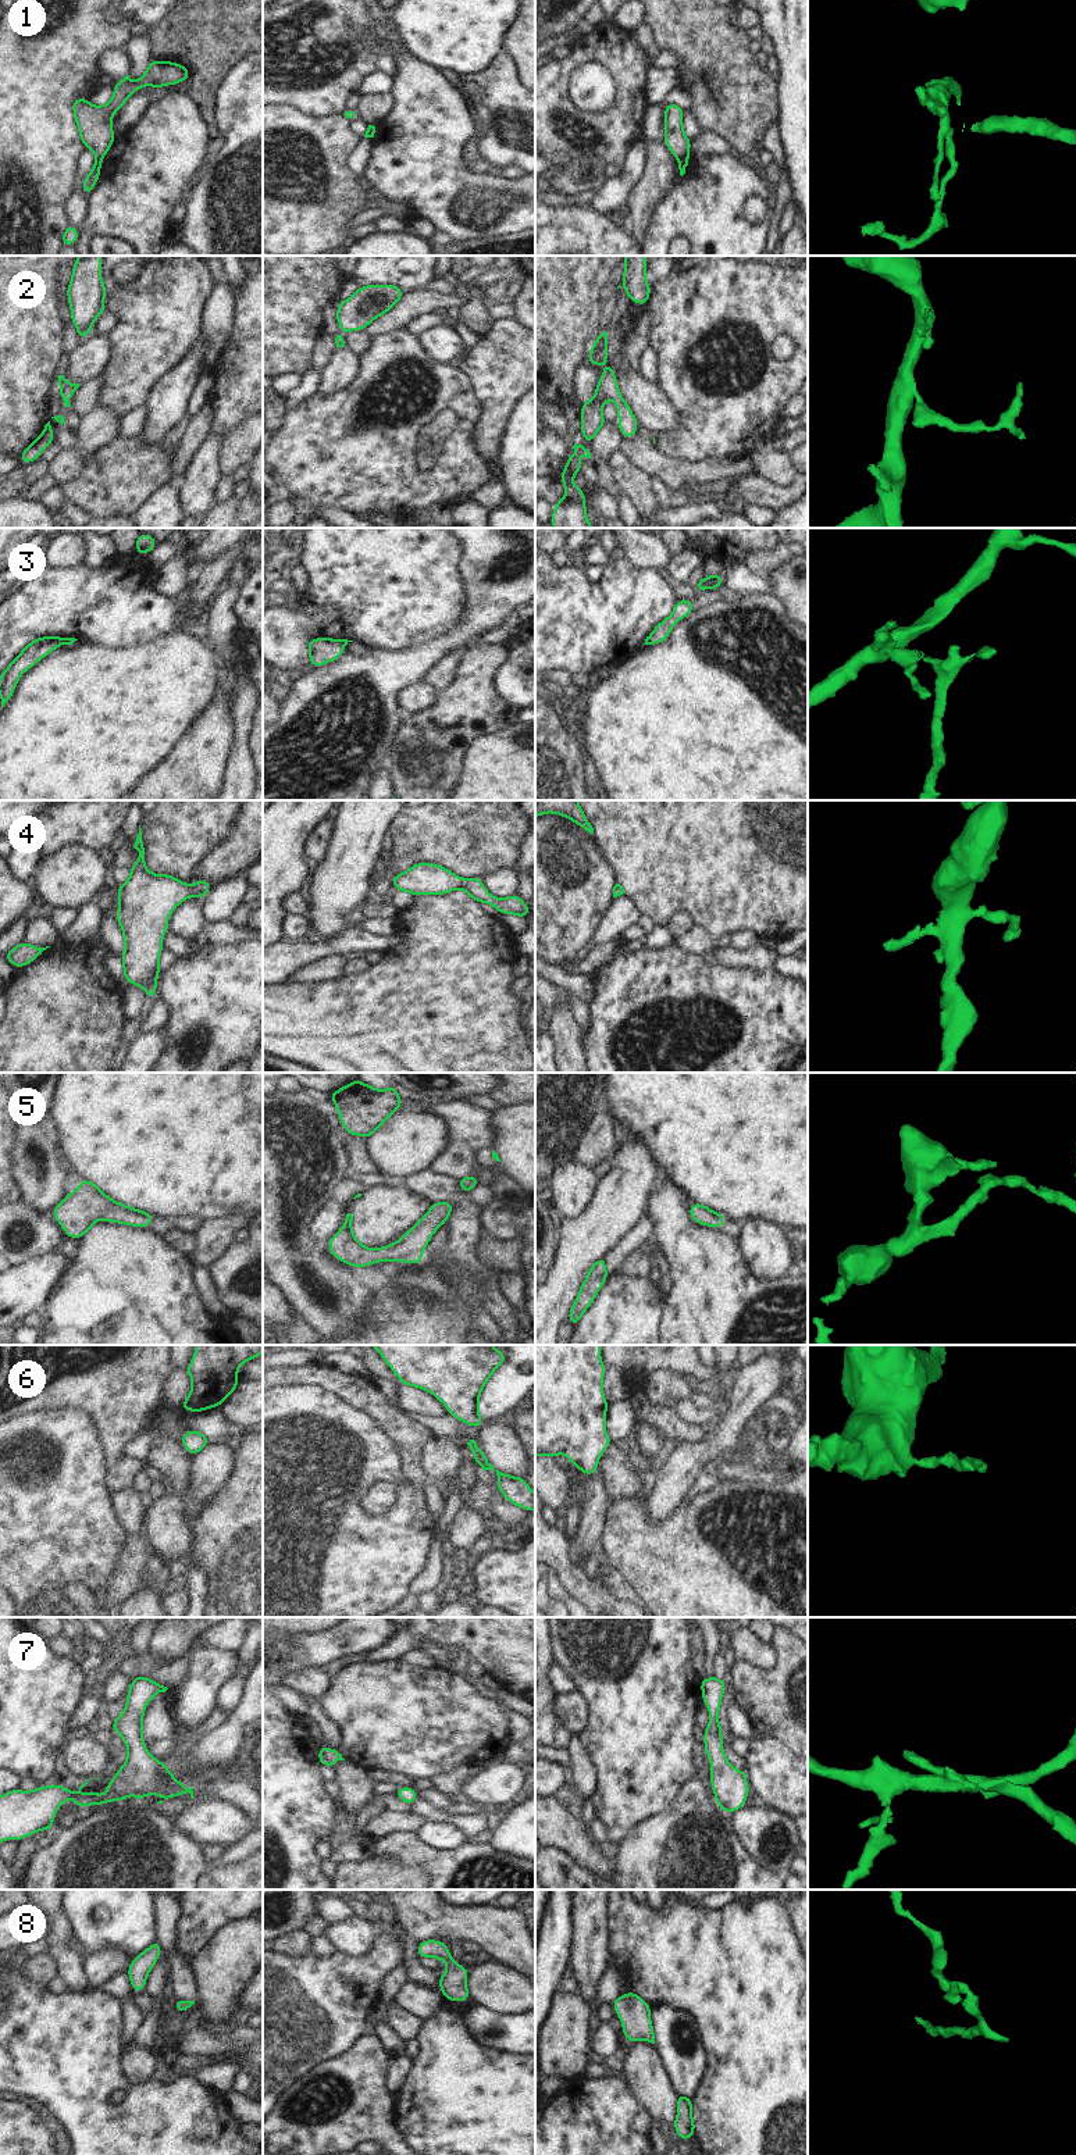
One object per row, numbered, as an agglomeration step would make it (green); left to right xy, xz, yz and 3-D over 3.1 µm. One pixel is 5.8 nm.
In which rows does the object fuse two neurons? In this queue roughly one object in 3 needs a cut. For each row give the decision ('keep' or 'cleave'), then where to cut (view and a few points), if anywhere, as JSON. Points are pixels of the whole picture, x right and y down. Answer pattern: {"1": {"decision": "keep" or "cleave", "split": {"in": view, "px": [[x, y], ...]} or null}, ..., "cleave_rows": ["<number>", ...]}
{"1": {"decision": "cleave", "split": {"in": "yz", "px": [[687, 154], [677, 160]]}}, "2": {"decision": "keep", "split": null}, "3": {"decision": "cleave", "split": {"in": "xz", "px": [[335, 639], [344, 646]]}}, "4": {"decision": "keep", "split": null}, "5": {"decision": "keep", "split": null}, "6": {"decision": "keep", "split": null}, "7": {"decision": "keep", "split": null}, "8": {"decision": "keep", "split": null}, "cleave_rows": ["1", "3"]}

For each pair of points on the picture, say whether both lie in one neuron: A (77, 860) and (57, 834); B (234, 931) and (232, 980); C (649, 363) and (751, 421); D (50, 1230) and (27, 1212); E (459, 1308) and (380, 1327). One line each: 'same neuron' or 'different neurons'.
A: different neurons
B: different neurons
C: different neurons
D: same neuron
E: same neuron

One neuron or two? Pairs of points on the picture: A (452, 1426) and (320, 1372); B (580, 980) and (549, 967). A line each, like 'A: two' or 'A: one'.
A: two
B: one

